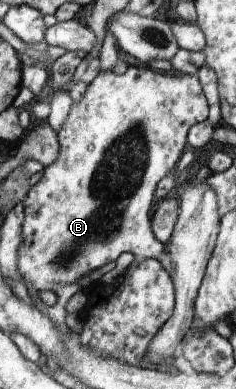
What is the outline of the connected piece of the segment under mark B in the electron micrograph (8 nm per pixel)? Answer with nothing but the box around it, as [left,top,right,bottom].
[18,65,209,293]

